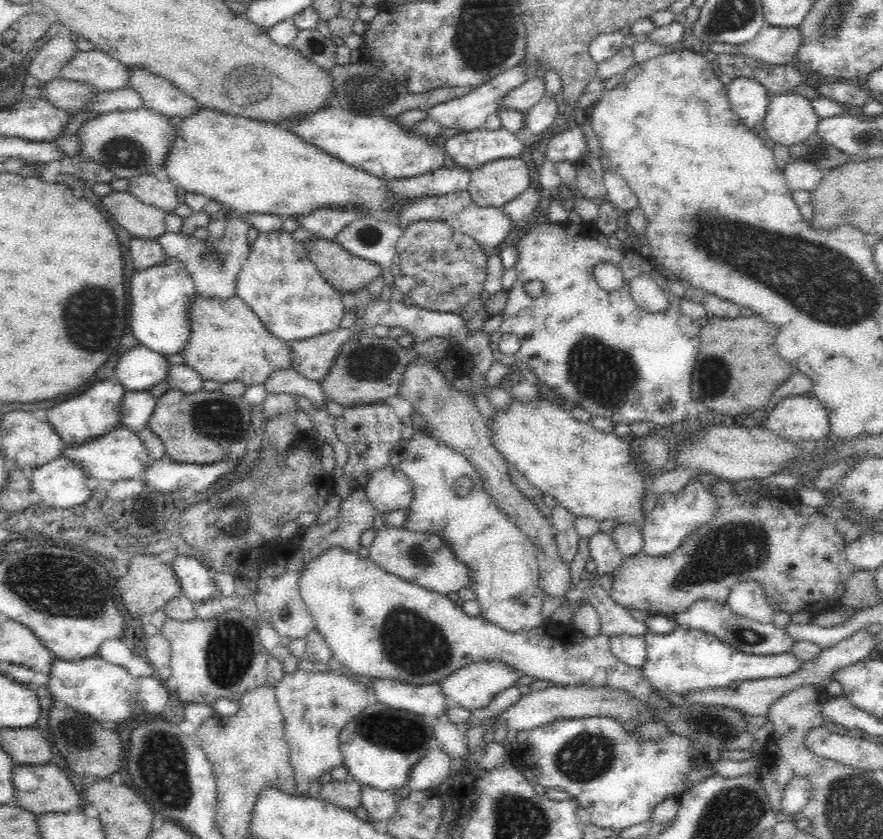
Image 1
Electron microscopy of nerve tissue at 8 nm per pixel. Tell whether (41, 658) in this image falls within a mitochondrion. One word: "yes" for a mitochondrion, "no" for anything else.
no

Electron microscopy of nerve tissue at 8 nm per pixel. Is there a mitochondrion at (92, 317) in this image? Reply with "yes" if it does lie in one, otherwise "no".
yes

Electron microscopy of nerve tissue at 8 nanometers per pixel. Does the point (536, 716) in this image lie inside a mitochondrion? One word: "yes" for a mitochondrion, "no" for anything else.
no

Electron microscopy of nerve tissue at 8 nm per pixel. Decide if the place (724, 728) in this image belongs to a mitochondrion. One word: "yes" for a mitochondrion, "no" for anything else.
yes

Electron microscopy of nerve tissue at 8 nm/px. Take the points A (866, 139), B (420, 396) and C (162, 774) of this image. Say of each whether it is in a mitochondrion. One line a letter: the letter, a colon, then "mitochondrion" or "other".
A: mitochondrion
B: mitochondrion
C: mitochondrion

